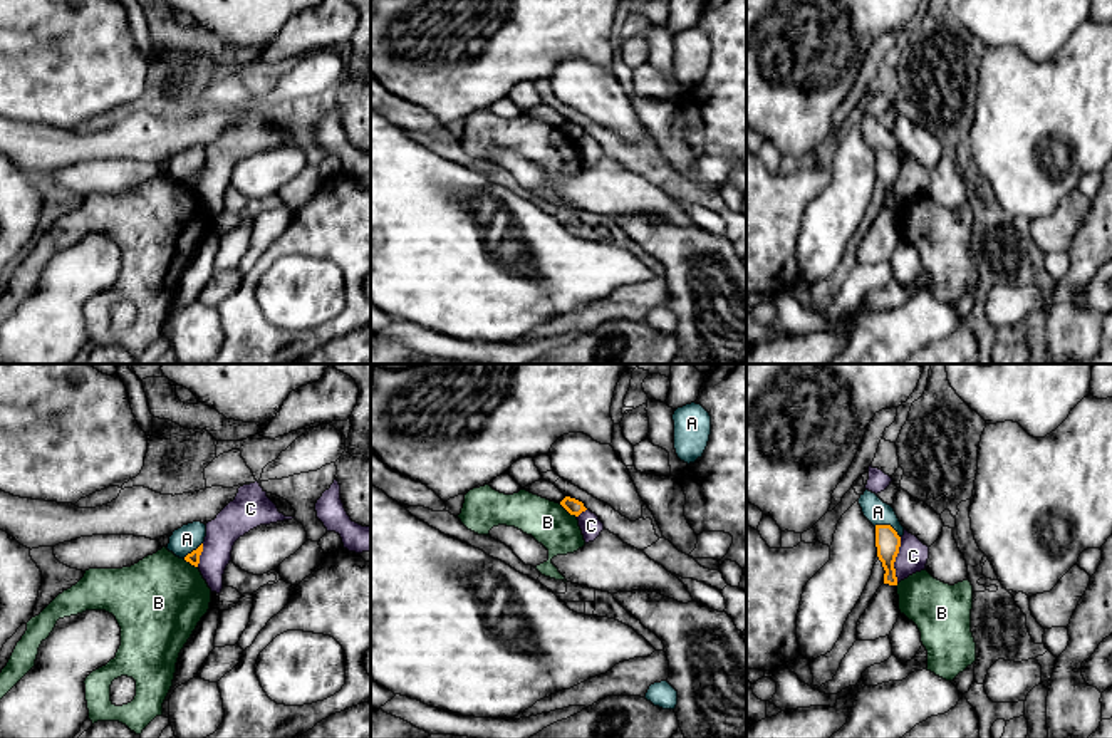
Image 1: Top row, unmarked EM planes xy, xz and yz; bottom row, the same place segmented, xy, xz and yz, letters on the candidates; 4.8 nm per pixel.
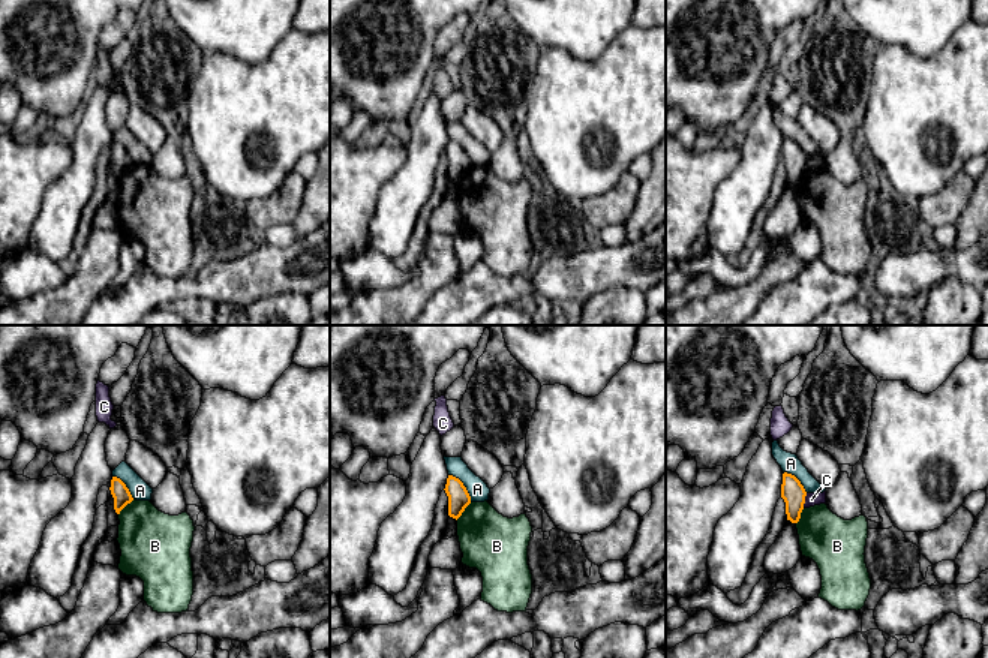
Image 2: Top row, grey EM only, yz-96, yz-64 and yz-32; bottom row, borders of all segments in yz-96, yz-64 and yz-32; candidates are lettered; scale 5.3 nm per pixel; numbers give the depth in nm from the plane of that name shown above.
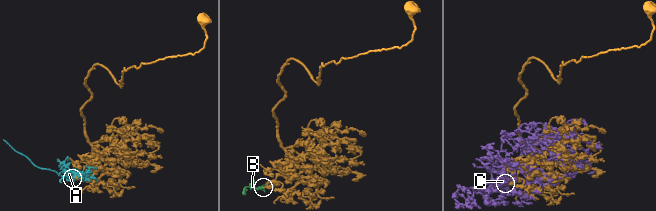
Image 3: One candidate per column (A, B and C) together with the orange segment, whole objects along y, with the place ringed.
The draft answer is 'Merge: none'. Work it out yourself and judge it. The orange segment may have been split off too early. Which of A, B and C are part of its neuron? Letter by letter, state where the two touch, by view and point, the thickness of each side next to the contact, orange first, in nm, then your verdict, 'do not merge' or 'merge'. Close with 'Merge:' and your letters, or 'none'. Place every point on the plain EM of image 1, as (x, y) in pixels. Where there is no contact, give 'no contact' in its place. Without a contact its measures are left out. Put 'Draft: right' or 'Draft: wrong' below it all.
A: meets orange in yz at (888, 150); 120 nm thick on the orange side, 120 nm on the other; do not merge
B: meets orange in xz at (567, 135); 80 nm thick on the orange side, 200 nm on the other; do not merge
C: meets orange in yz at (894, 185); 120 nm thick on the orange side, 150 nm on the other; do not merge
Merge: none
Draft: right

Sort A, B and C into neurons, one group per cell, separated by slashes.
A / B / C

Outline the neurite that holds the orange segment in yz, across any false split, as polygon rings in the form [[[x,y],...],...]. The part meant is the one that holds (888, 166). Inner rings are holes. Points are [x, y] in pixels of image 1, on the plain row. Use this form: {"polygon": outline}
{"polygon": [[[876,149],[876,171],[886,195],[884,208],[897,210],[894,186],[899,178],[901,161],[891,149]]]}

